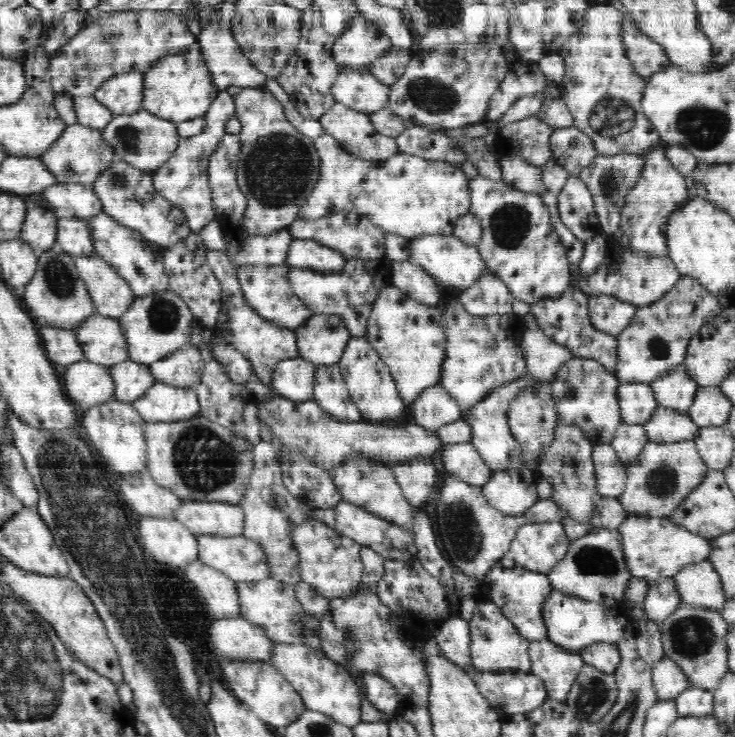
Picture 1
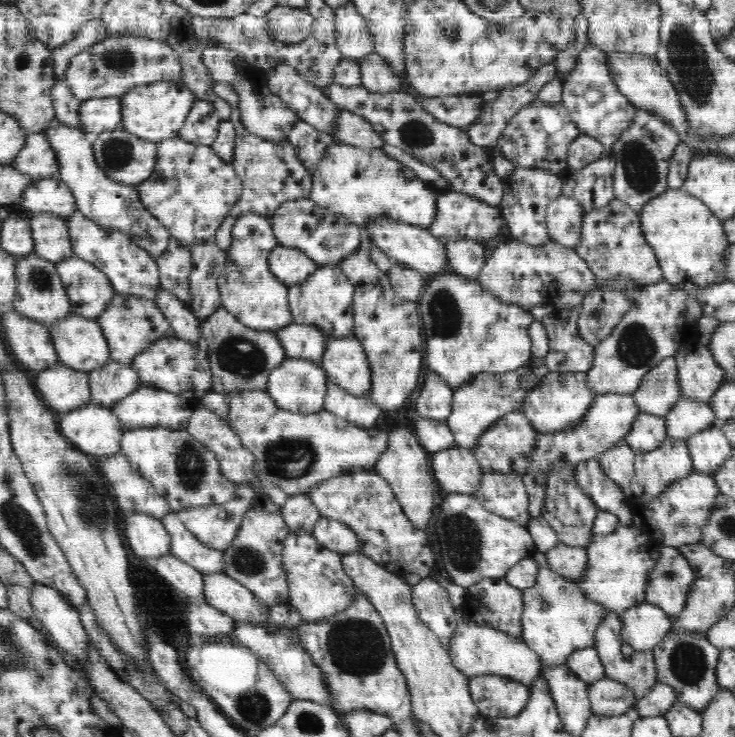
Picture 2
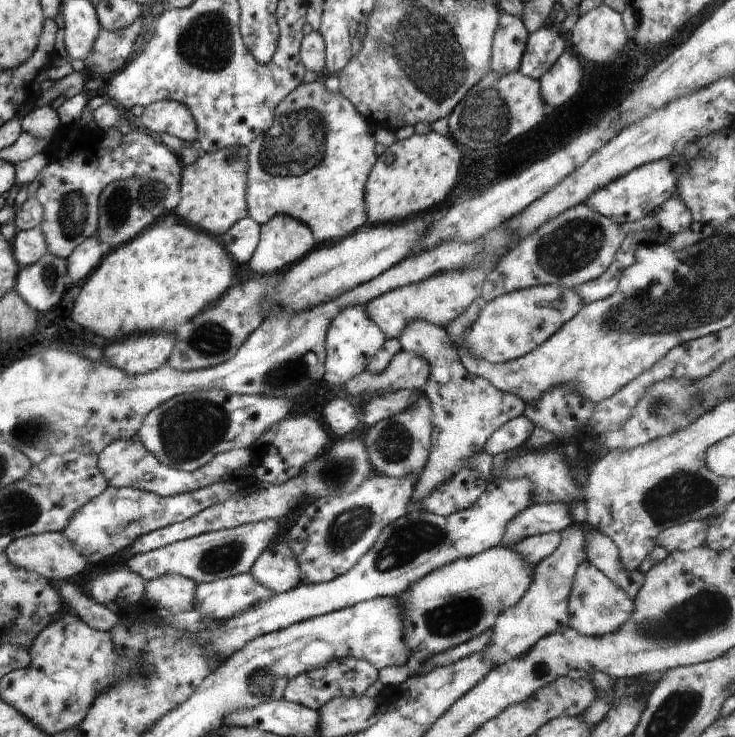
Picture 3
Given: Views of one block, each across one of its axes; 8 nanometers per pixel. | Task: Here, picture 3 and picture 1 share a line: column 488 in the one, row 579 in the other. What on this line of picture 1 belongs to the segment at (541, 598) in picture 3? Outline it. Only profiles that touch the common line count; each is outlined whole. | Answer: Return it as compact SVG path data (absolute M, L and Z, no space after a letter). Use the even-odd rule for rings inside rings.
M629 514L617 531L622 535L623 553L630 576L644 579L650 584L664 577L673 577L689 564L706 561L712 550L709 538L678 528L669 517Z

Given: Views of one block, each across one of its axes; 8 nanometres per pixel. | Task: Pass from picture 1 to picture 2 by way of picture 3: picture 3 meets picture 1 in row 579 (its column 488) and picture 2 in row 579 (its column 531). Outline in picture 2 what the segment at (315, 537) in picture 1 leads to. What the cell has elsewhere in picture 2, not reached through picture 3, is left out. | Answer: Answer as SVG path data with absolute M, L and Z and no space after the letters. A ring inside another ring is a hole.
M289 532L281 555L289 588L288 604L300 612L304 622L329 619L354 602L358 590L344 571L342 554L319 545L311 533Z

